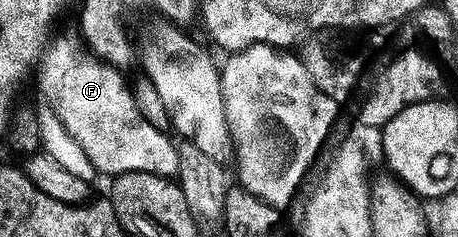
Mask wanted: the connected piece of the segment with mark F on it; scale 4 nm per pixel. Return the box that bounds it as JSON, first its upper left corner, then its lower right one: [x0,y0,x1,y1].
[36,36,180,179]

